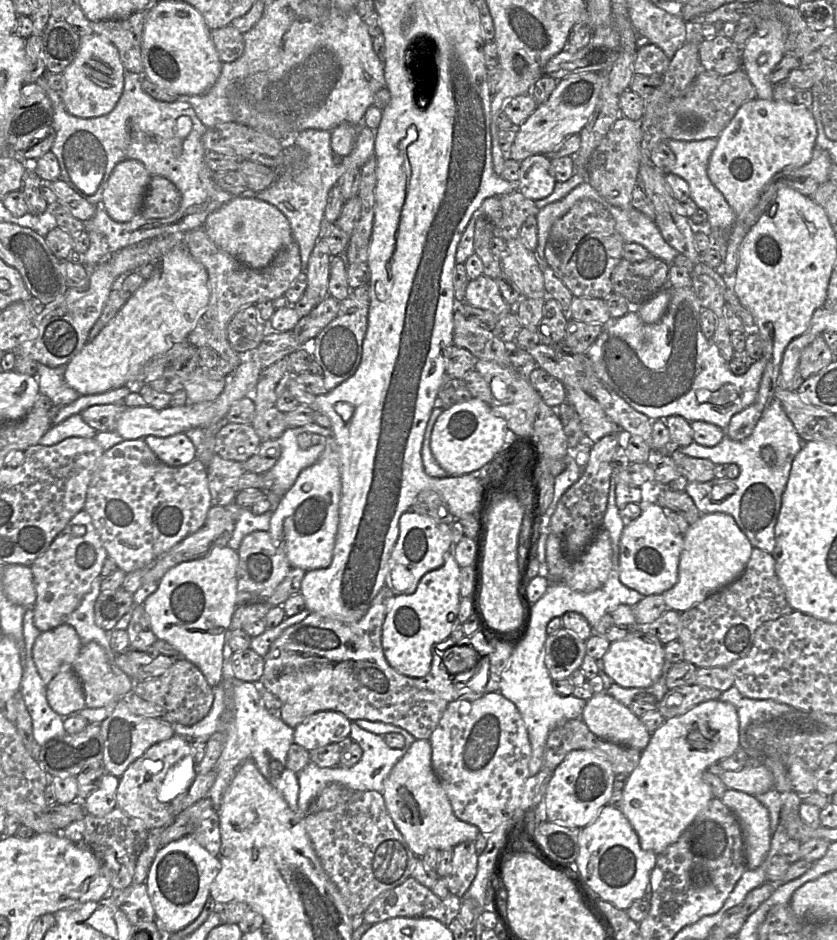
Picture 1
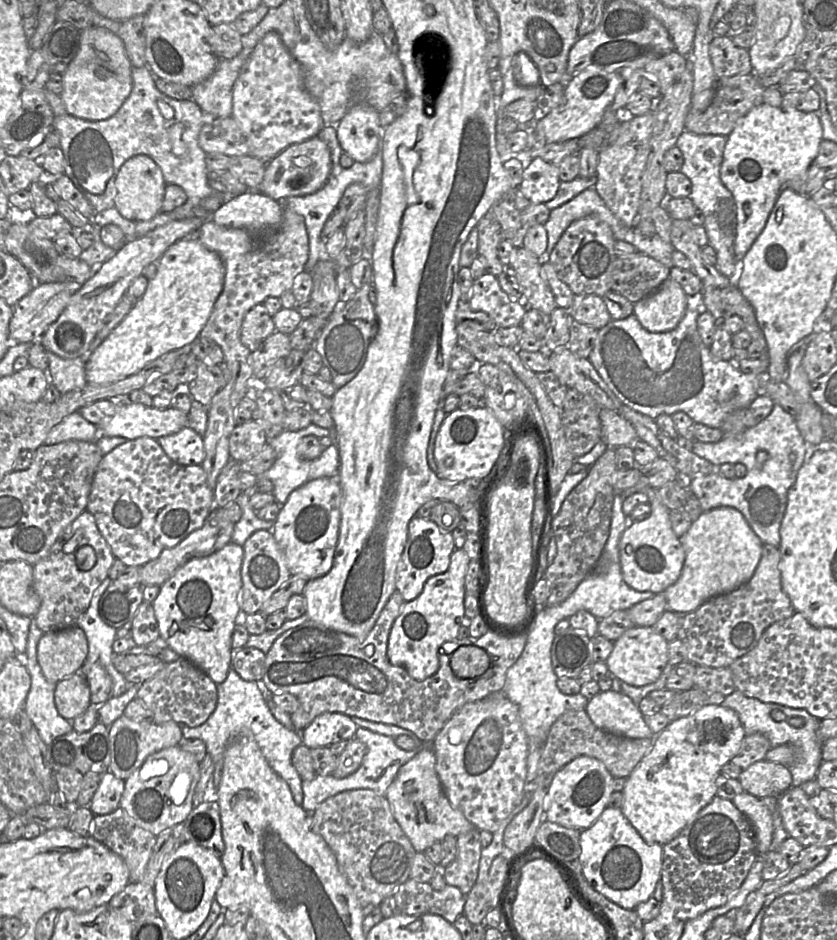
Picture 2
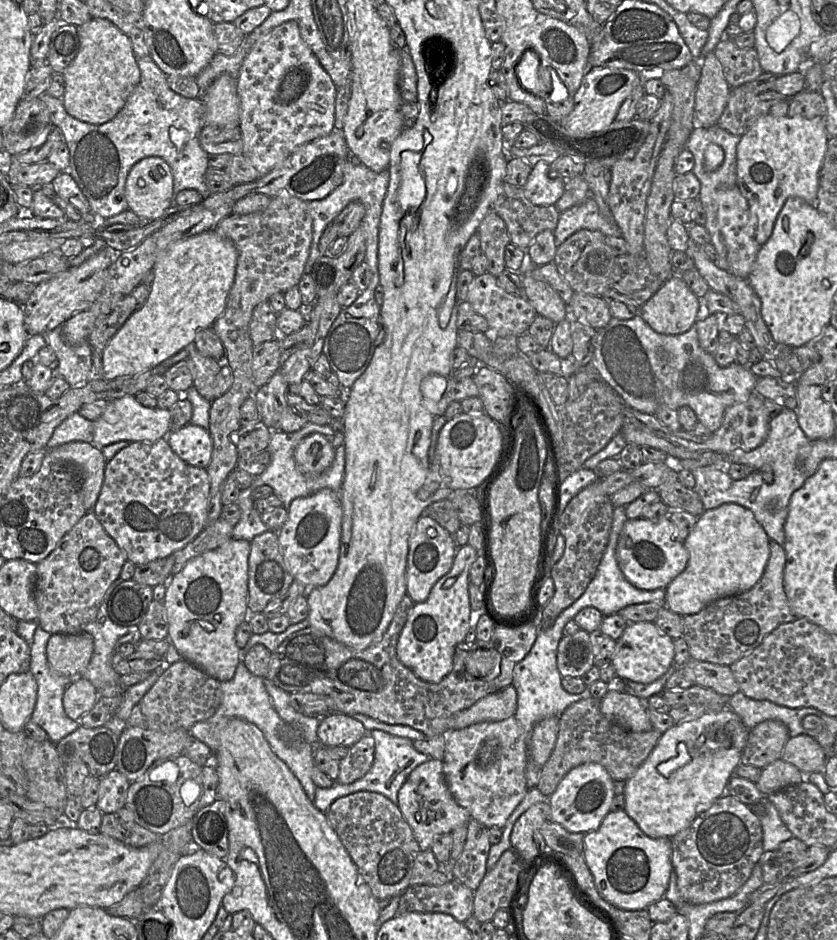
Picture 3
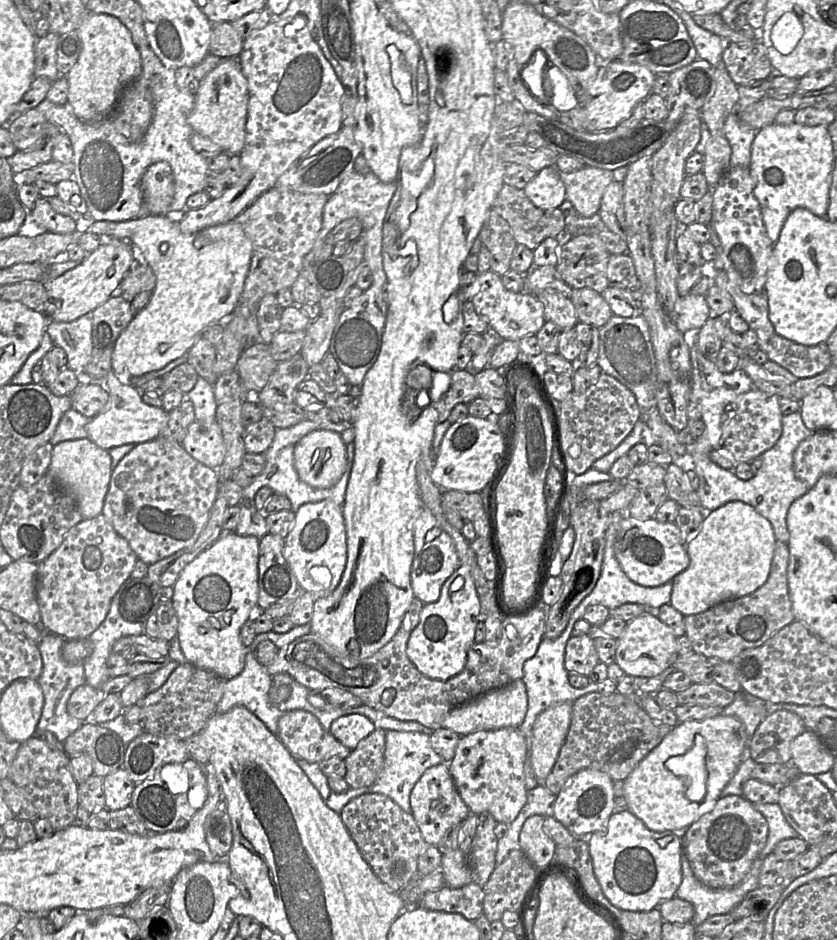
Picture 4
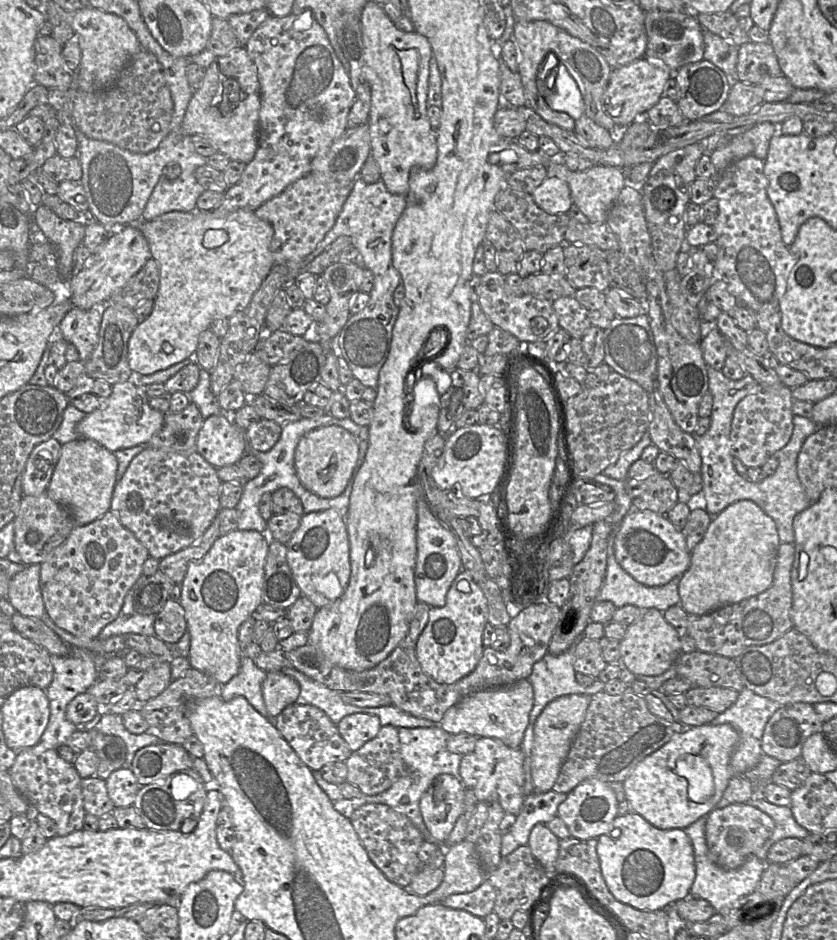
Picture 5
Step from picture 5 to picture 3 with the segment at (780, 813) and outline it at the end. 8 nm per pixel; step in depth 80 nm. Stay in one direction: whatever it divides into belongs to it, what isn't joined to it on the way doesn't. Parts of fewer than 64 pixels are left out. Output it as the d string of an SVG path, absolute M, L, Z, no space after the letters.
M769 799L754 806L754 811L760 818L762 826L763 851L778 850L782 842L794 837Z

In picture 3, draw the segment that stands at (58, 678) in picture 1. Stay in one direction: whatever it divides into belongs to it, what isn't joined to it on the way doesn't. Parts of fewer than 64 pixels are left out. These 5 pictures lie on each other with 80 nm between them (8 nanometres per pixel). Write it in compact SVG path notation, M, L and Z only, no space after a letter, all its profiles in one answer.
M77 677L67 686L63 694L63 708L67 716L79 721L98 700L98 692L90 681Z

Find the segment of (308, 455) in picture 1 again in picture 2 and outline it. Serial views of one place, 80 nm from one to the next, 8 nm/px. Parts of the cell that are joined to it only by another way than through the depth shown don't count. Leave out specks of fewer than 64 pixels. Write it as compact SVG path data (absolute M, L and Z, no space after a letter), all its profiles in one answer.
M313 423L306 428L298 431L283 431L278 436L268 439L269 443L276 452L276 461L270 469L257 476L258 480L268 479L273 483L272 494L275 502L283 506L287 501L290 493L301 487L305 483L318 478L338 478L340 474L340 457L339 449L336 445L326 447L323 453L315 460L302 460L297 455L297 446L300 440L308 435L314 435L318 438L328 436L329 429L319 427Z

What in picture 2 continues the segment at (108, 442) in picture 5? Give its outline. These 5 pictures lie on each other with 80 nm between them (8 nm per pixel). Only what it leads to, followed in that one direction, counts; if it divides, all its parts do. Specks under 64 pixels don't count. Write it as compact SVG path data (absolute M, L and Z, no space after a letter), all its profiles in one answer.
M125 401L105 425L98 427L99 435L135 440L140 437L158 439L175 434L188 425L188 414L173 407L157 409Z

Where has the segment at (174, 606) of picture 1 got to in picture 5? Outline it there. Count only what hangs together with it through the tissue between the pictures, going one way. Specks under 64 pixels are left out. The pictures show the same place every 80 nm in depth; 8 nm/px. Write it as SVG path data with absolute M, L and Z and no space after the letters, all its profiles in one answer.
M232 530L224 535L221 535L211 546L210 550L199 560L192 562L186 572L186 575L181 582L181 596L179 602L184 608L185 619L187 622L187 632L190 634L190 648L188 659L191 667L212 676L222 684L227 683L235 675L238 674L241 667L242 646L238 639L238 631L241 624L257 610L262 602L262 591L264 581L264 566L269 549L270 538L266 537L267 534L260 533L256 530Z

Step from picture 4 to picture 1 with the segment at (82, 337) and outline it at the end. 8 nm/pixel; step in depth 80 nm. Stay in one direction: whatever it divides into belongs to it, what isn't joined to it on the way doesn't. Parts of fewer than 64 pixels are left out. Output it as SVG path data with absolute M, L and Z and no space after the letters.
M38 365L38 370L35 375L40 394L48 396L53 406L65 406L81 395L71 388L64 379L65 366L49 367L47 365Z

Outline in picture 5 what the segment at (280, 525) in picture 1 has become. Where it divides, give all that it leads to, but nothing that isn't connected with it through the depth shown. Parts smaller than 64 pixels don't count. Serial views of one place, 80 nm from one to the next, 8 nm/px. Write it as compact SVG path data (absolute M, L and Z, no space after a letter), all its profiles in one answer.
M335 509L305 513L300 526L292 535L287 546L287 562L292 570L302 595L310 599L317 608L337 601L345 592L351 576L350 542L346 520Z

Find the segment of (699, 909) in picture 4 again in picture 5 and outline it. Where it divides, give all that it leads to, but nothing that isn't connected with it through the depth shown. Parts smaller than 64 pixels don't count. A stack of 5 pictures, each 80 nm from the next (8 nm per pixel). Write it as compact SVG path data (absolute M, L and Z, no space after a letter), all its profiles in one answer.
M701 817L689 827L683 829L692 841L696 864L696 877L690 889L689 897L705 900L713 906L716 913L725 915L741 898L756 891L762 871L768 862L751 855L736 869L728 870L718 866L713 861L707 846L705 837L706 818Z

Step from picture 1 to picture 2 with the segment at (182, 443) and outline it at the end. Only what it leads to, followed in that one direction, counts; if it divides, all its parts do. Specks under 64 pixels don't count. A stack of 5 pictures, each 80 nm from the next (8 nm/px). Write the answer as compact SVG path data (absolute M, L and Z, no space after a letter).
M190 427L157 439L167 456L176 464L201 465L205 459L203 436Z

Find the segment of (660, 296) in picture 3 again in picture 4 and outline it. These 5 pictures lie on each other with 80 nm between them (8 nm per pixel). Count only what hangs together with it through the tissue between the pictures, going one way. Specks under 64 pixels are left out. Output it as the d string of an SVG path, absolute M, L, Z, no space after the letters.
M689 293L675 303L670 319L681 333L699 330L710 318L710 309L703 295Z

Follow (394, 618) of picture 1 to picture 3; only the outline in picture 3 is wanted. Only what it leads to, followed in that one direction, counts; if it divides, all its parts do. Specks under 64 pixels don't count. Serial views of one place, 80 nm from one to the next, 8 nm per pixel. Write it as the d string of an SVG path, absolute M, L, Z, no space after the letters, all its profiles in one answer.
M470 545L458 547L451 570L433 586L424 602L415 603L397 642L397 657L423 681L438 683L453 669L456 646L470 629L469 572L478 552Z

